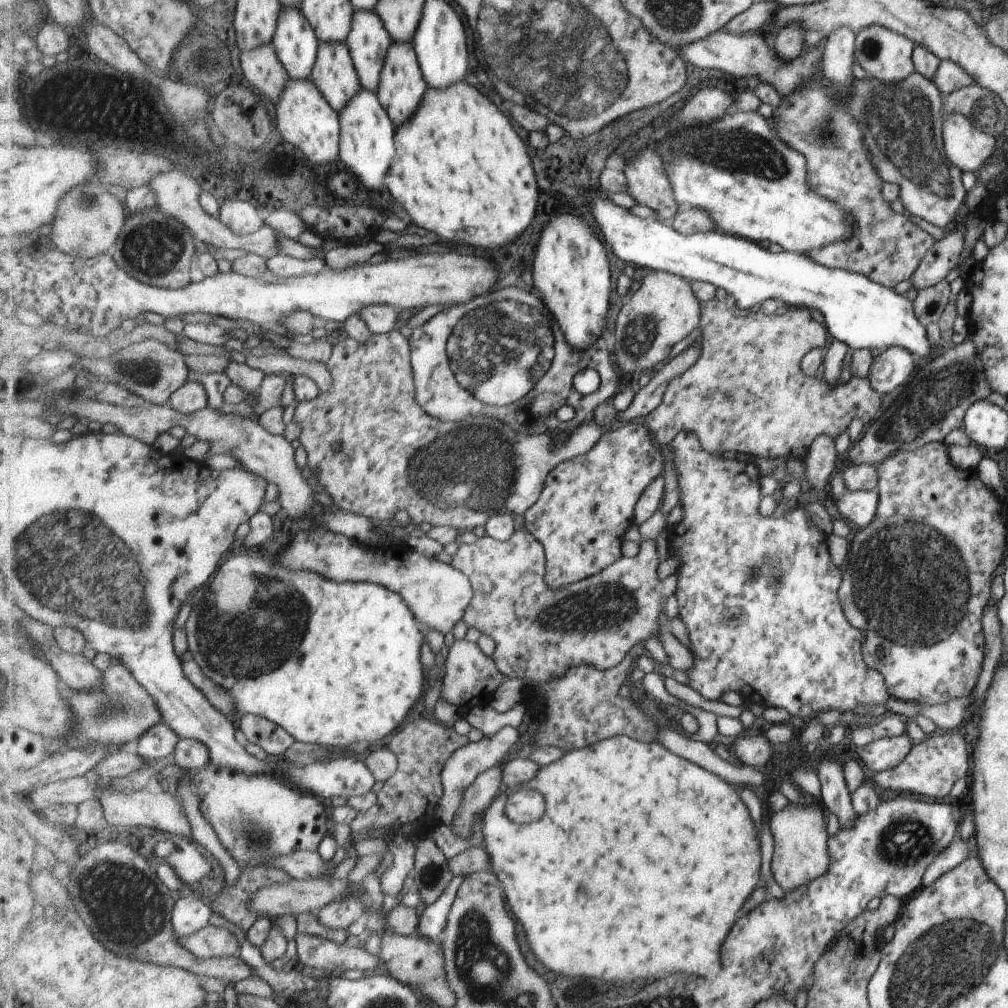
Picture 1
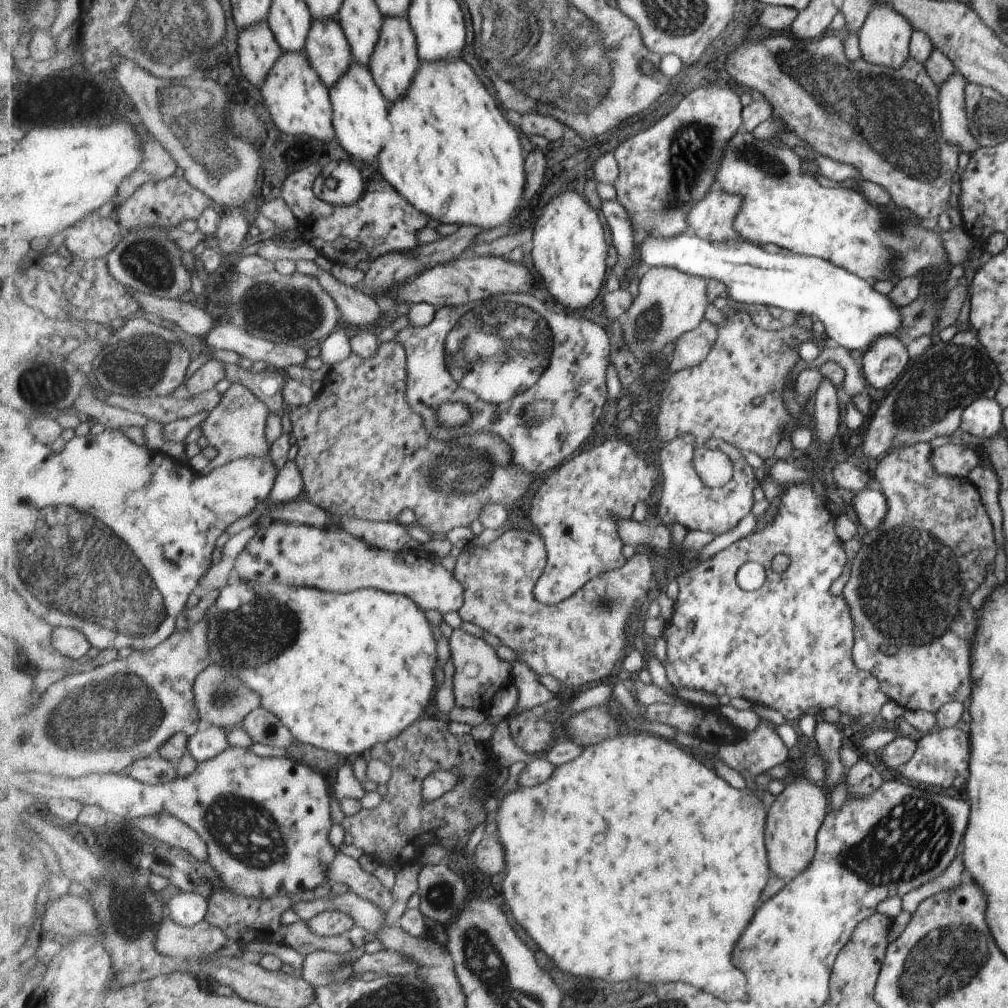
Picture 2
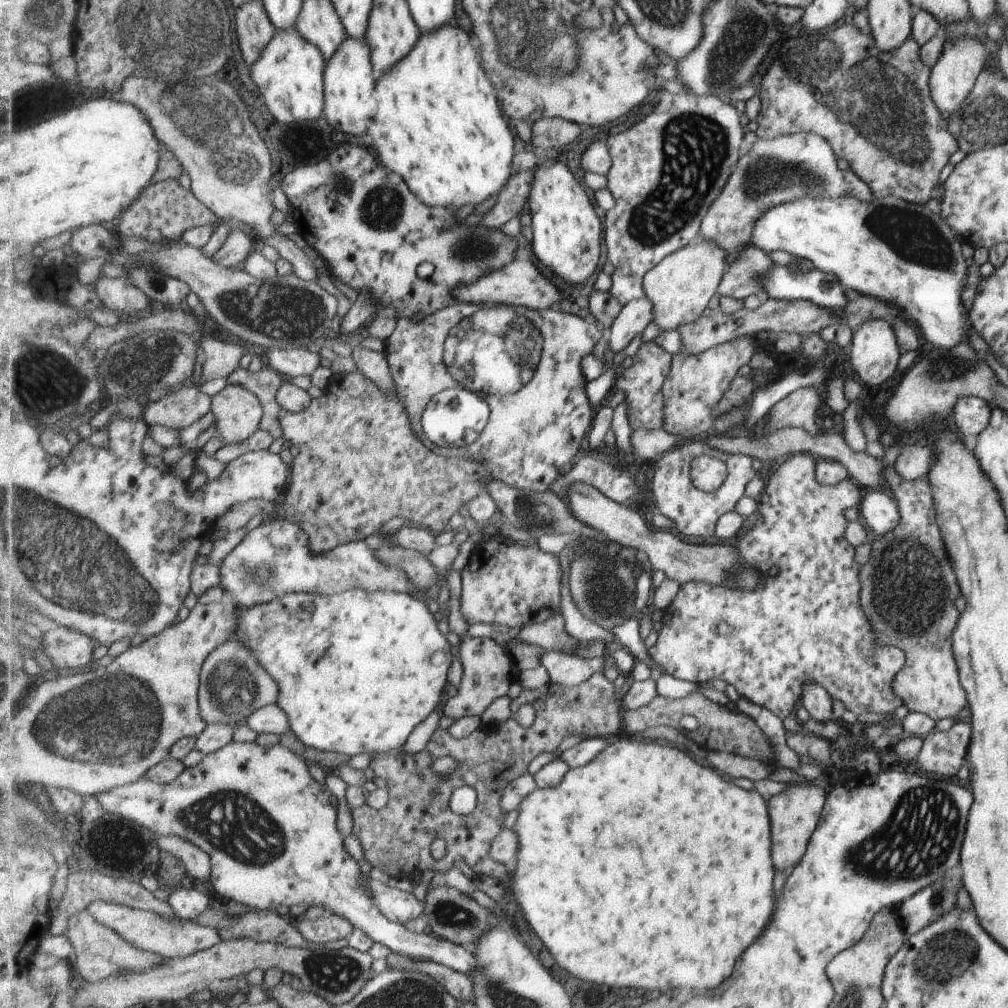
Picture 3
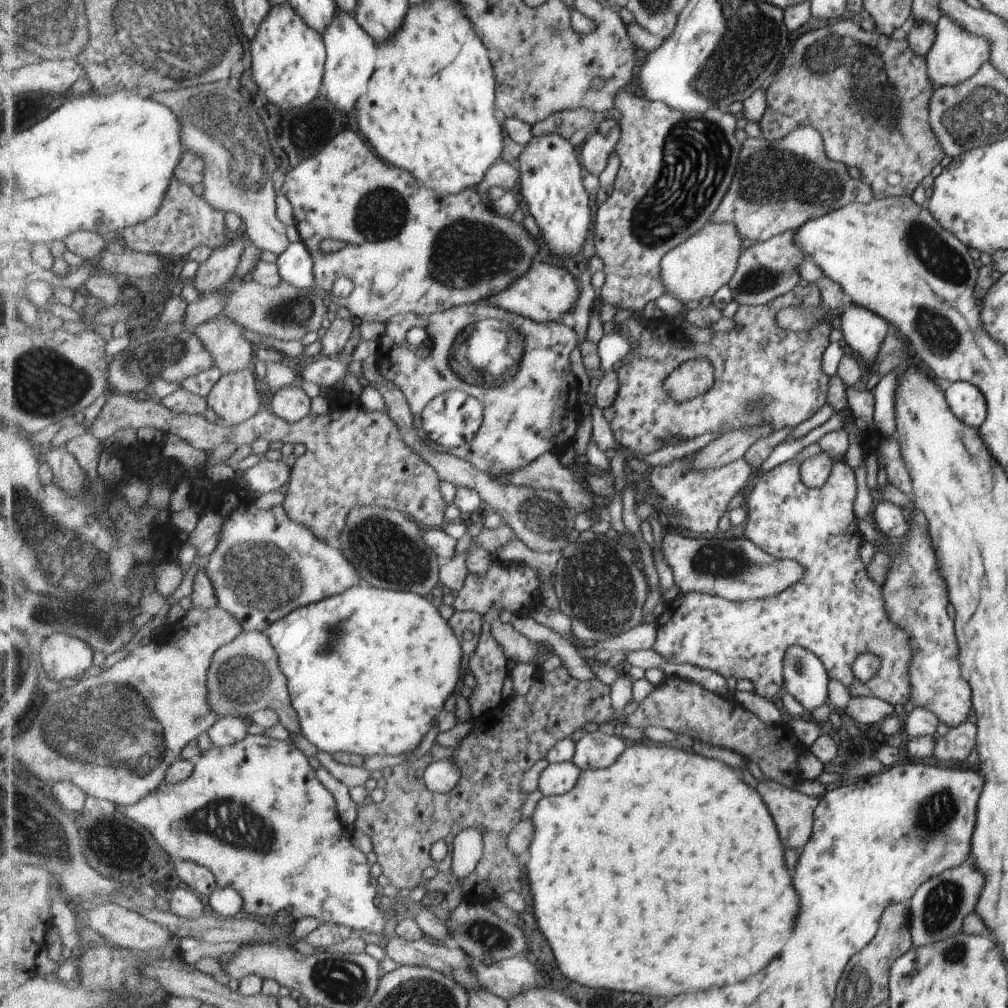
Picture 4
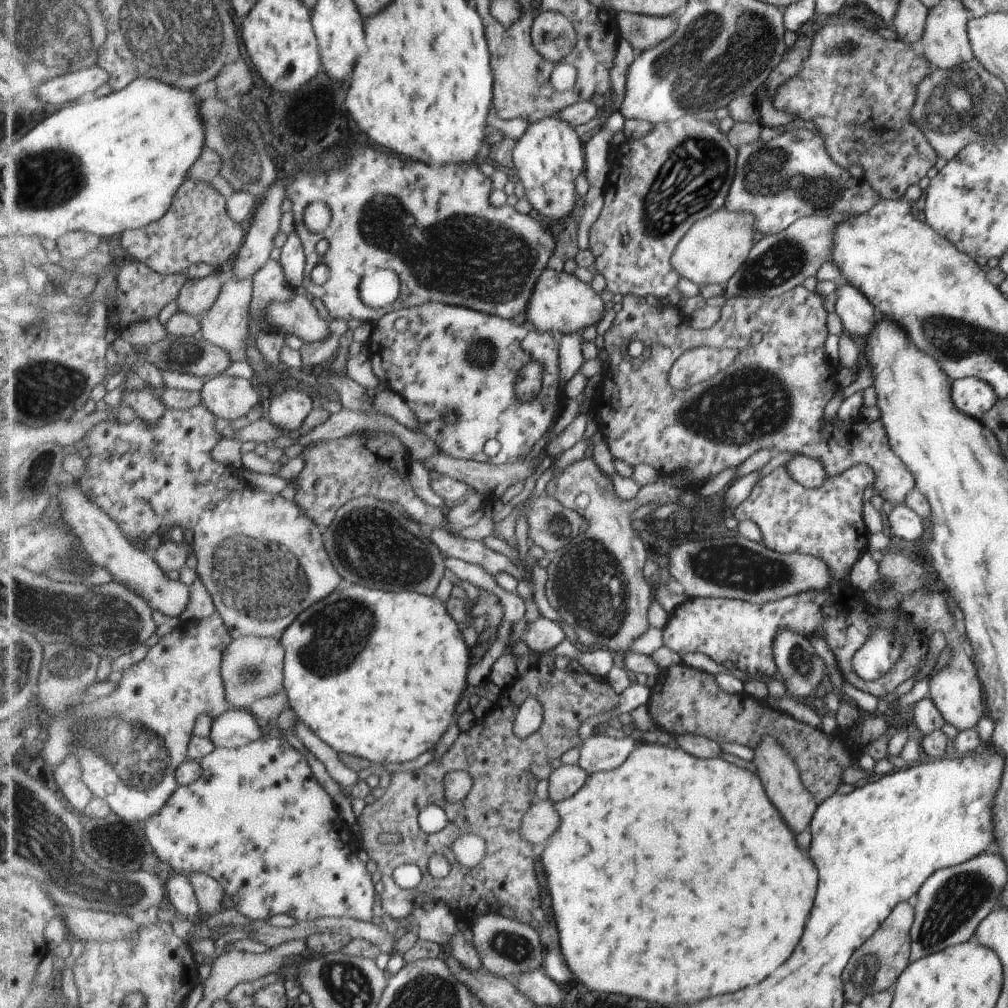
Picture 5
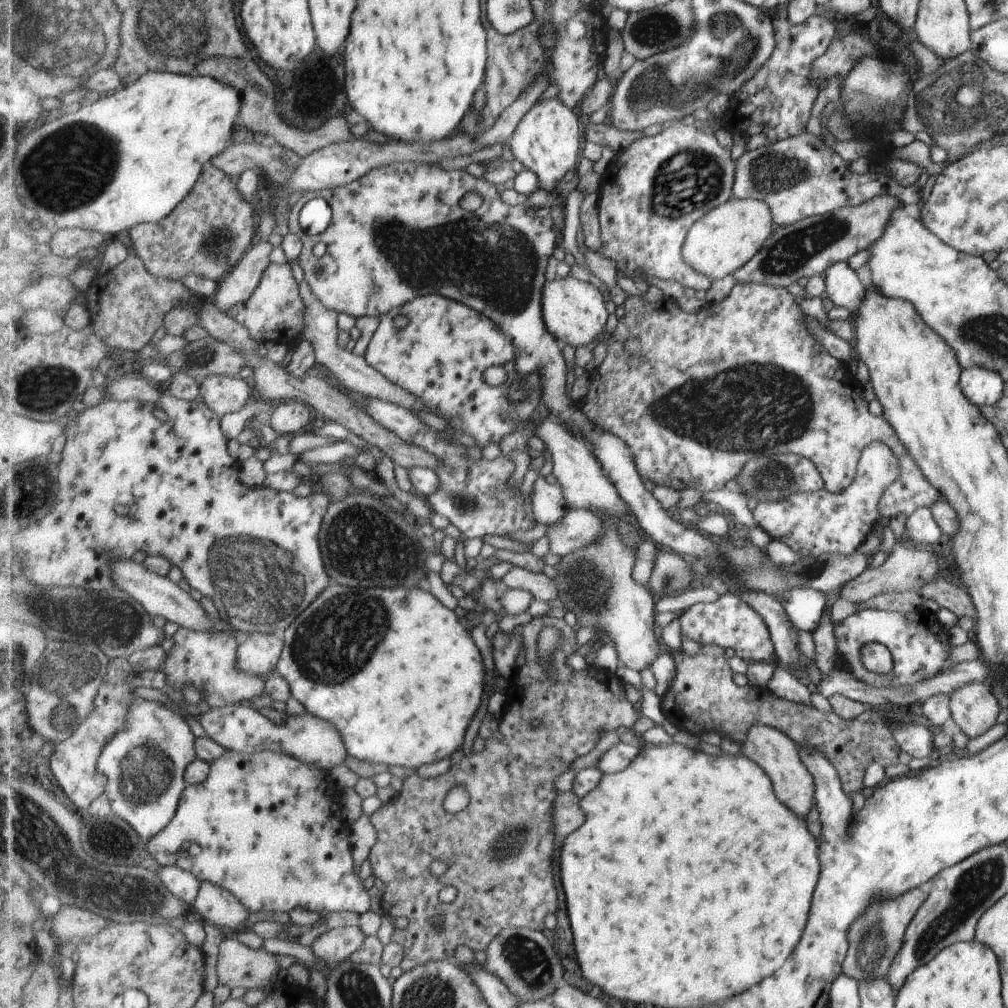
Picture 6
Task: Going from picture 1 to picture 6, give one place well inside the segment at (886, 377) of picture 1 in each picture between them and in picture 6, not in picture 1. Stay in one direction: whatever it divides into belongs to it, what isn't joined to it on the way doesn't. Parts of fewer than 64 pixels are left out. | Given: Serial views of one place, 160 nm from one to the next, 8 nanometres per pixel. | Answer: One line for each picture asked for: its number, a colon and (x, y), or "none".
2: (884, 360)
3: (873, 354)
4: (863, 331)
5: (856, 314)
6: (843, 288)

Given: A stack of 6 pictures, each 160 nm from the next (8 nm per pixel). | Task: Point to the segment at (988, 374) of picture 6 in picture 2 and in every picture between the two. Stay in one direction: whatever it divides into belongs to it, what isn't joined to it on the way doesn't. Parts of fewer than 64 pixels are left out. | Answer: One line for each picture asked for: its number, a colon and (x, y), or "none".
2: (981, 418)
3: (970, 414)
4: (965, 400)
5: (975, 396)

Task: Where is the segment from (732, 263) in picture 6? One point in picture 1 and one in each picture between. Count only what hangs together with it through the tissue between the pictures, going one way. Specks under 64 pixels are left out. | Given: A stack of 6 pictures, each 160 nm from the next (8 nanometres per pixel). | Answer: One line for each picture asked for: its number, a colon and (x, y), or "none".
1: (664, 310)
2: (670, 304)
3: (680, 287)
4: (705, 261)
5: (720, 243)

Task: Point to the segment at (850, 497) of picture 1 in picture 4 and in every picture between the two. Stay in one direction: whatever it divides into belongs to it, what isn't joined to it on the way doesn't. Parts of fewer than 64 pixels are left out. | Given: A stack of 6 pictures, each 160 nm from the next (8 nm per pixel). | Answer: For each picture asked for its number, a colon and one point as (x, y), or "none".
2: (869, 506)
3: (878, 512)
4: (888, 520)

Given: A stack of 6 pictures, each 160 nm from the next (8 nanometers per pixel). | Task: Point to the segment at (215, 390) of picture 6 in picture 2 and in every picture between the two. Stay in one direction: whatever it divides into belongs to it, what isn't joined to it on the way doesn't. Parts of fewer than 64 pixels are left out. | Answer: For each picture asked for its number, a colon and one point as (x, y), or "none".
2: (236, 429)
3: (237, 411)
4: (236, 397)
5: (229, 397)

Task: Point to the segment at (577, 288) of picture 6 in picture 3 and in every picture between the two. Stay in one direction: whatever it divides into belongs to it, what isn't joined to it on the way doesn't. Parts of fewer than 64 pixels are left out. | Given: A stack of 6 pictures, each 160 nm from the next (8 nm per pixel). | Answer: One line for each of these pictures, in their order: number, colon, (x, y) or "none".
3: (520, 283)
4: (546, 292)
5: (561, 301)

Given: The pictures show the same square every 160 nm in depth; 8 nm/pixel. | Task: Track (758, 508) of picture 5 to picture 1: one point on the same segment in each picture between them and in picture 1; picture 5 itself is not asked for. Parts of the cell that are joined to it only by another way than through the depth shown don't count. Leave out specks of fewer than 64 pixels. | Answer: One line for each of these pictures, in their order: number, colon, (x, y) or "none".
1: (759, 598)
2: (787, 646)
3: (805, 624)
4: (835, 611)

